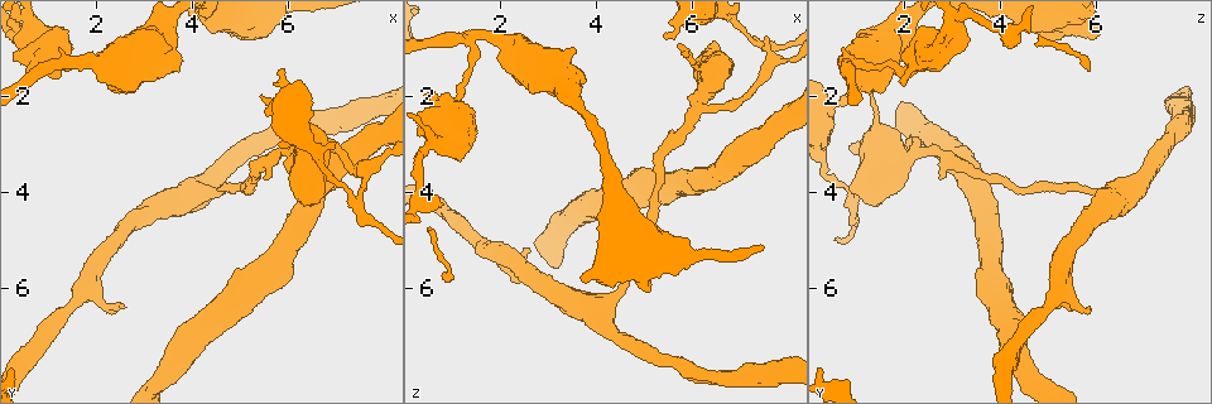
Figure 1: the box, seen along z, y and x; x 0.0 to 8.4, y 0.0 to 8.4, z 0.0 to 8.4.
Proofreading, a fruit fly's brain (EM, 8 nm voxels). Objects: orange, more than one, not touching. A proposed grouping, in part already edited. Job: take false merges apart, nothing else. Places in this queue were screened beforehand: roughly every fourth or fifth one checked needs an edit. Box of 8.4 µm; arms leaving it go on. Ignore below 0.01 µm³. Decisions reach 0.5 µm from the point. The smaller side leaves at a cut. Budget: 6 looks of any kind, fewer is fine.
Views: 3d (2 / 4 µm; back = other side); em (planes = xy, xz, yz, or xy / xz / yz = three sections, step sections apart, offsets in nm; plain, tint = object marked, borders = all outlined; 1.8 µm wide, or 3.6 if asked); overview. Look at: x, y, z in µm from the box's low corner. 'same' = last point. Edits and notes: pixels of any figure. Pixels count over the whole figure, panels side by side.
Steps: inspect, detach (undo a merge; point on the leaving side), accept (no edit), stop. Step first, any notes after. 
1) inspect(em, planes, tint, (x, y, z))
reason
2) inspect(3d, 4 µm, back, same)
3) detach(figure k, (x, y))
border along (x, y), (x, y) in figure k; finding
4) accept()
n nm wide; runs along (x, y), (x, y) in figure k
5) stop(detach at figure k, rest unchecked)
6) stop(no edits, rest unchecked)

inspect(3d, 4 µm, (7.25, 4.00, 0.90))
arms part here

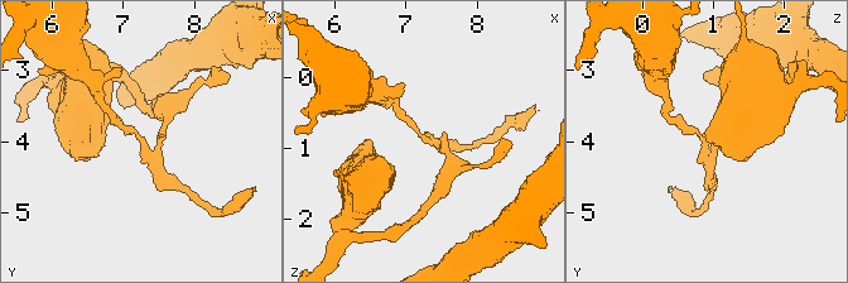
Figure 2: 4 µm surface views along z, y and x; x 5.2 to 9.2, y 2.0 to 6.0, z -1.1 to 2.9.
inspect(em, xz, step 8, tint, (7.30, 4.00, 0.90))
3 arms

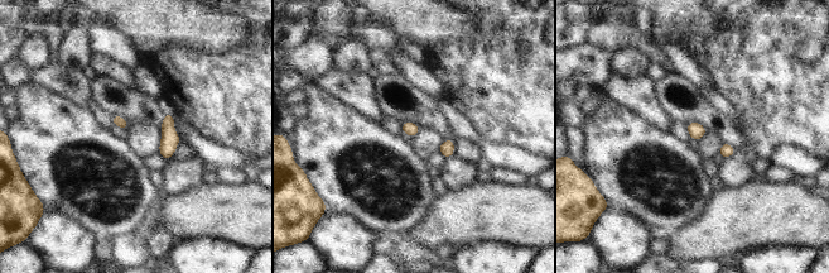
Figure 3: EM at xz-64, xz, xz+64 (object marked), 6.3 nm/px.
inspect(em, planes, borders, same)

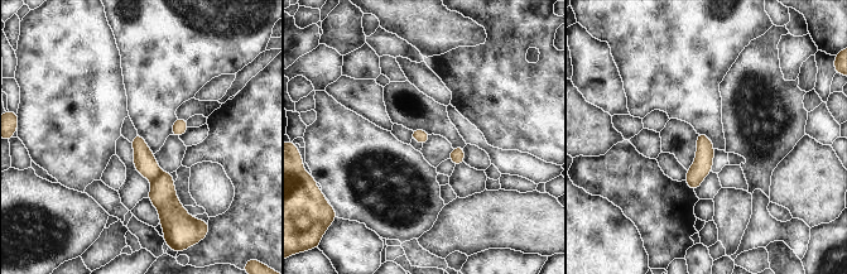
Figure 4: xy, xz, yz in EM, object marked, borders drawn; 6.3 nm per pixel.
detach(figure 4, (144, 160))
a second neuron is stuck on

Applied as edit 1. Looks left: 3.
inspect(3d, 2 µm, (1.45, 1.25, 0.85))
three-way junction

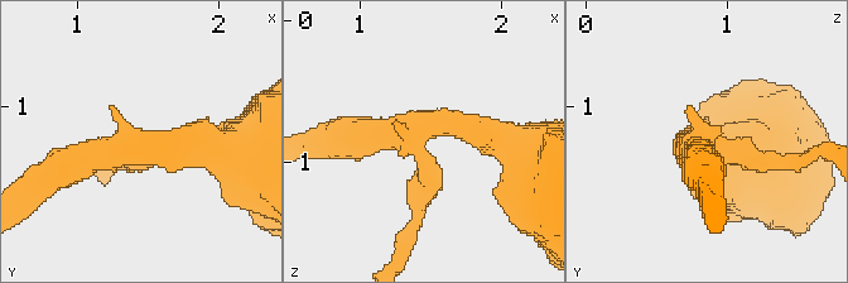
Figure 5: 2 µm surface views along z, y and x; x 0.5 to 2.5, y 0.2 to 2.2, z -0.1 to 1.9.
inspect(em, xy, step 8, tint, (1.42, 1.26, 0.78))
3 arms

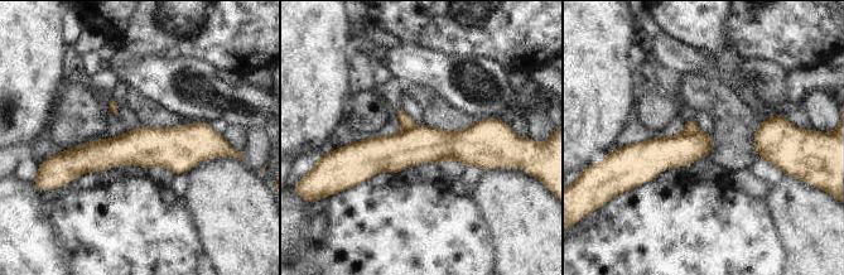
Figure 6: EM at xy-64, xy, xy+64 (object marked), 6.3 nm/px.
detach(figure 6, (690, 126))
200 nm wide; border along (698, 129), (690, 134), (684, 134) in figure 6; a second neuron is stuck on

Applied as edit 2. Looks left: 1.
stop(detach at figure 4, detach at figure 6, rest unchecked)

